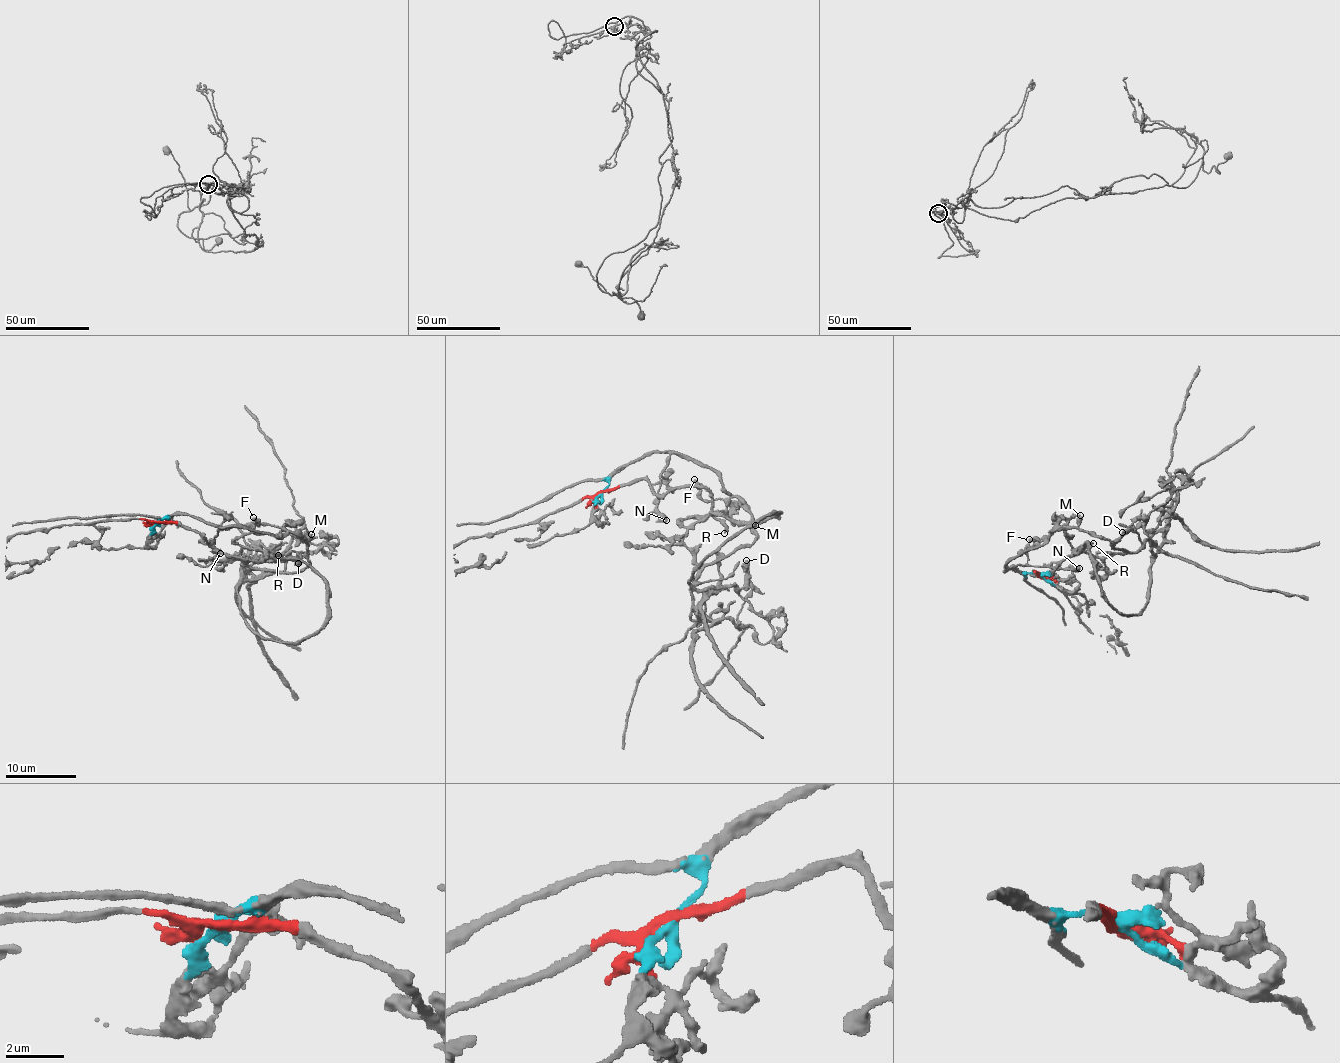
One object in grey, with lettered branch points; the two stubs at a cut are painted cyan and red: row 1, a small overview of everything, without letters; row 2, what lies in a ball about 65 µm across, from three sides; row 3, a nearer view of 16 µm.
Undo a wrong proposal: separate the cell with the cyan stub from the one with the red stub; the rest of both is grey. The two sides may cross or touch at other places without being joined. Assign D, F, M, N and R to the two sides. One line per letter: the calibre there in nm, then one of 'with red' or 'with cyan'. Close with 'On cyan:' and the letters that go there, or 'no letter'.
D: 480 nm thick; with red
F: 360 nm thick; with cyan
M: 440 nm thick; with cyan
N: 550 nm thick; with cyan
R: 280 nm thick; with red
On cyan: F, M, N

